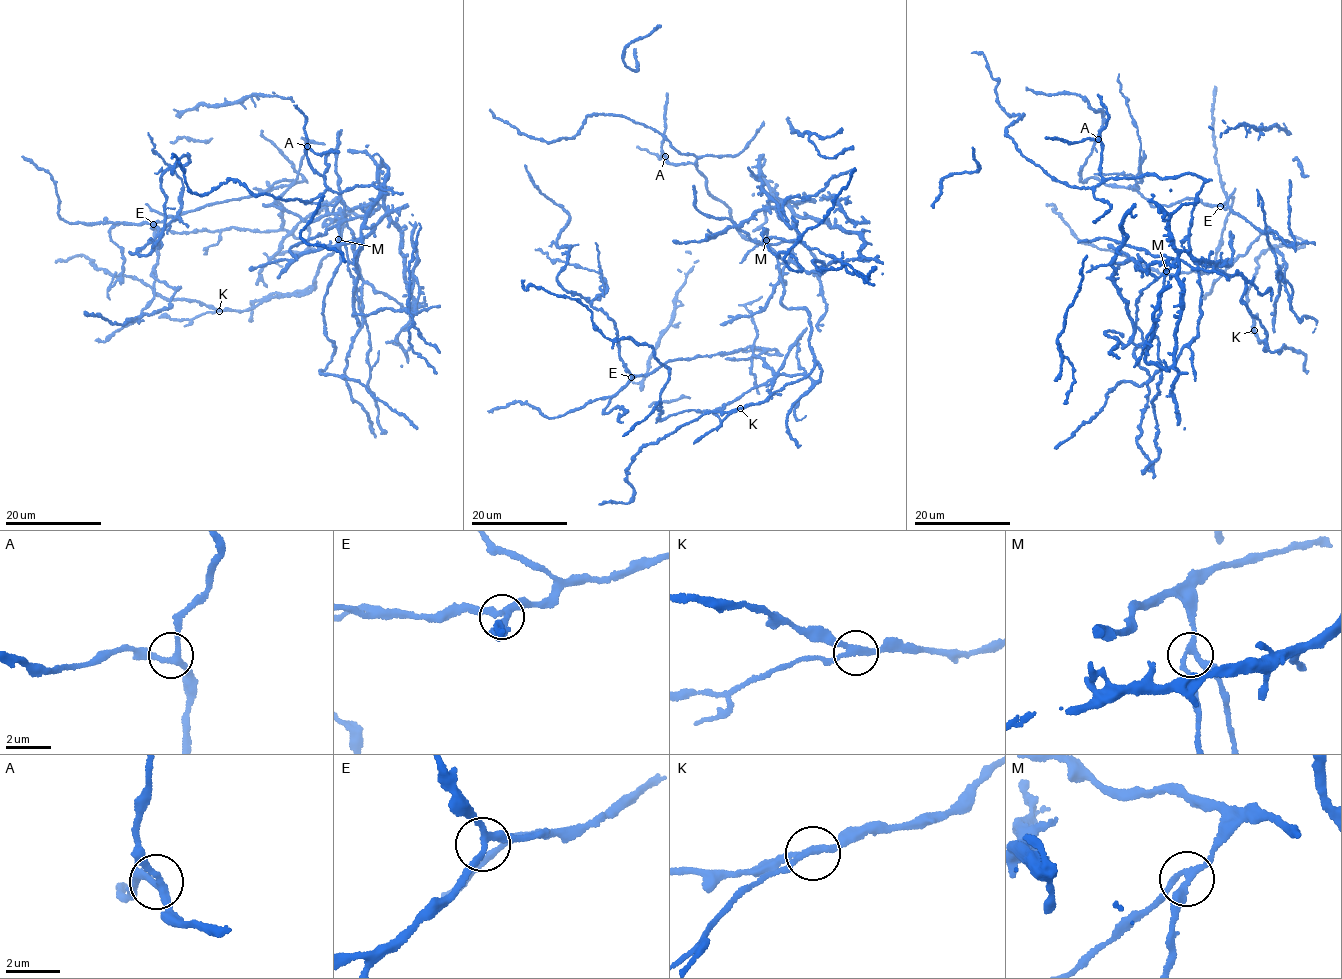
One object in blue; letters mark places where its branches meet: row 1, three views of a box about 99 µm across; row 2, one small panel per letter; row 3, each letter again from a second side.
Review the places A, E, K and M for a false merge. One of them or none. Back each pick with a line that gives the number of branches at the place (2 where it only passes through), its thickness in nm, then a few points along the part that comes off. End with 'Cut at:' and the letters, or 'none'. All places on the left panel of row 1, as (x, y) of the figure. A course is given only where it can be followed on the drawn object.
K: branches 3; calibre 220 nm; course (219, 311), (189, 319), (159, 317)
Cut at: K

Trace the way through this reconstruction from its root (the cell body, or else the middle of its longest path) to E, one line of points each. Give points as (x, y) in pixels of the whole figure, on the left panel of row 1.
E: (260, 274), (284, 236), (321, 209), (311, 217), (308, 239), (297, 239), (282, 227), (281, 182), (153, 224)

